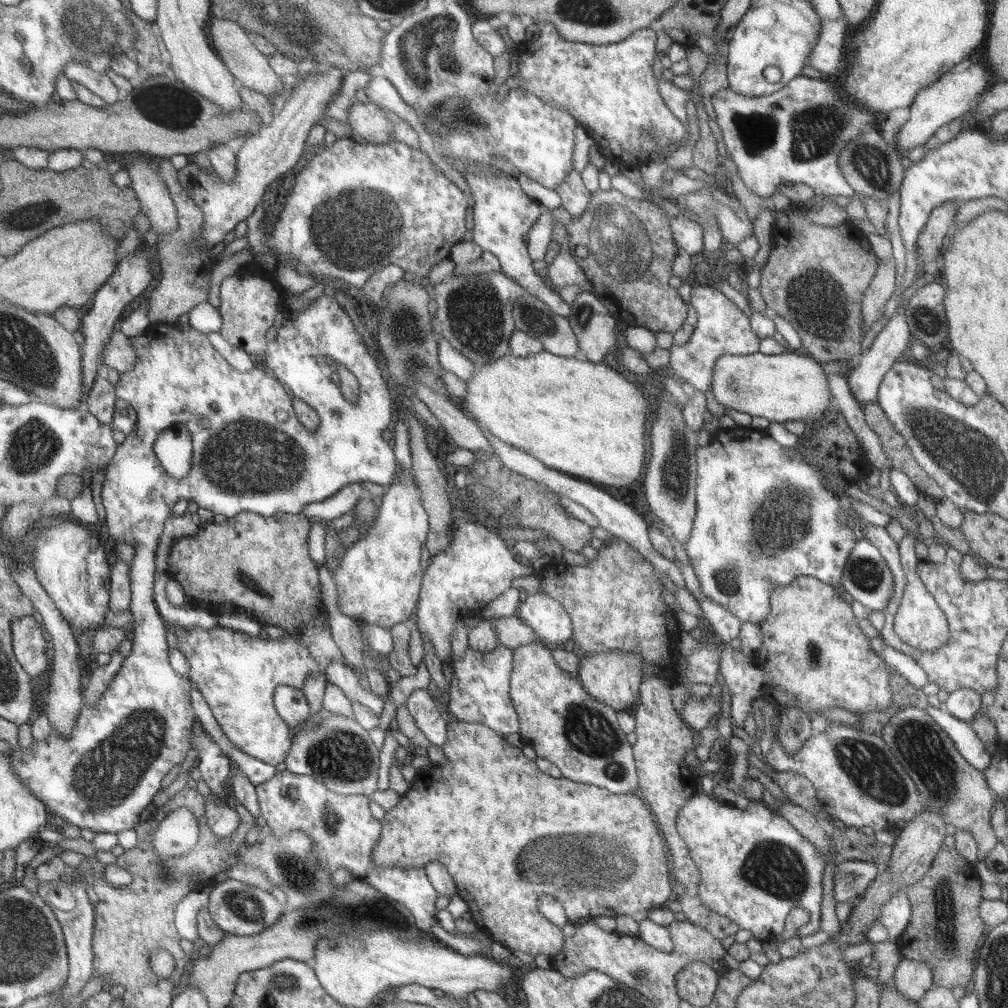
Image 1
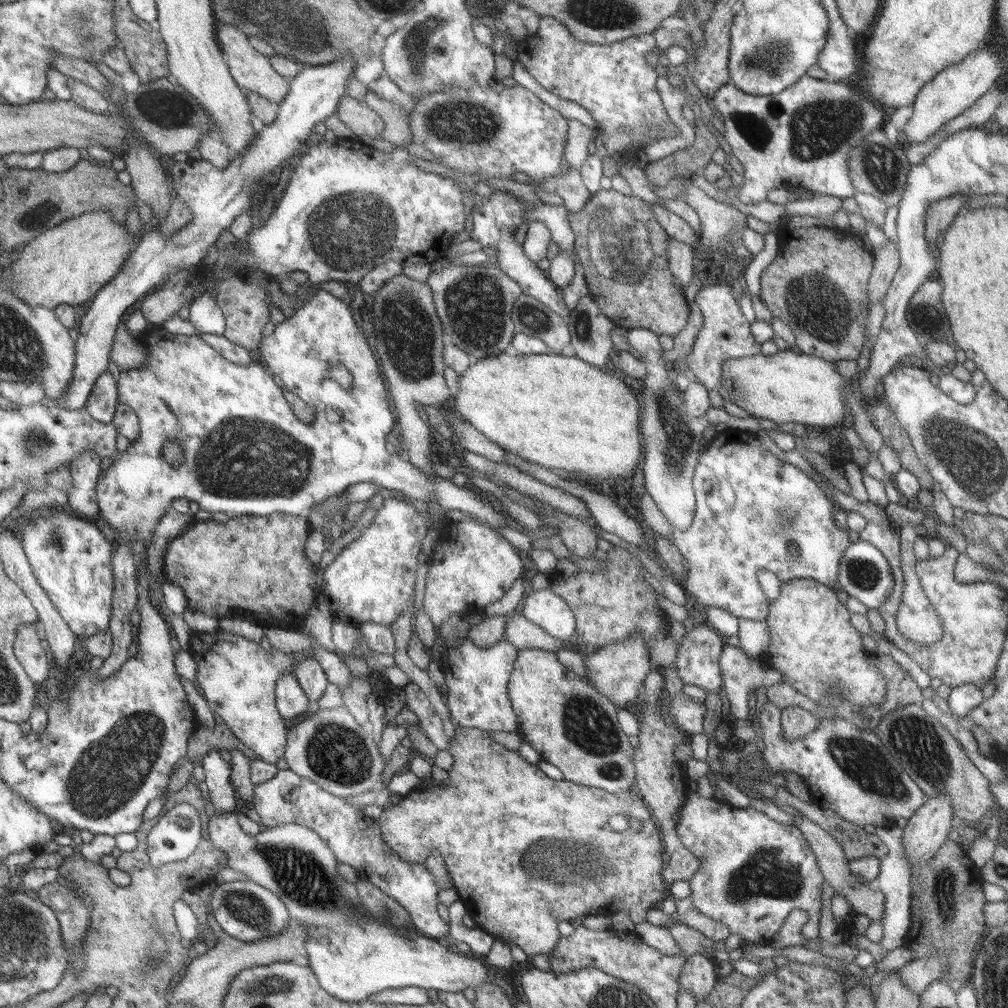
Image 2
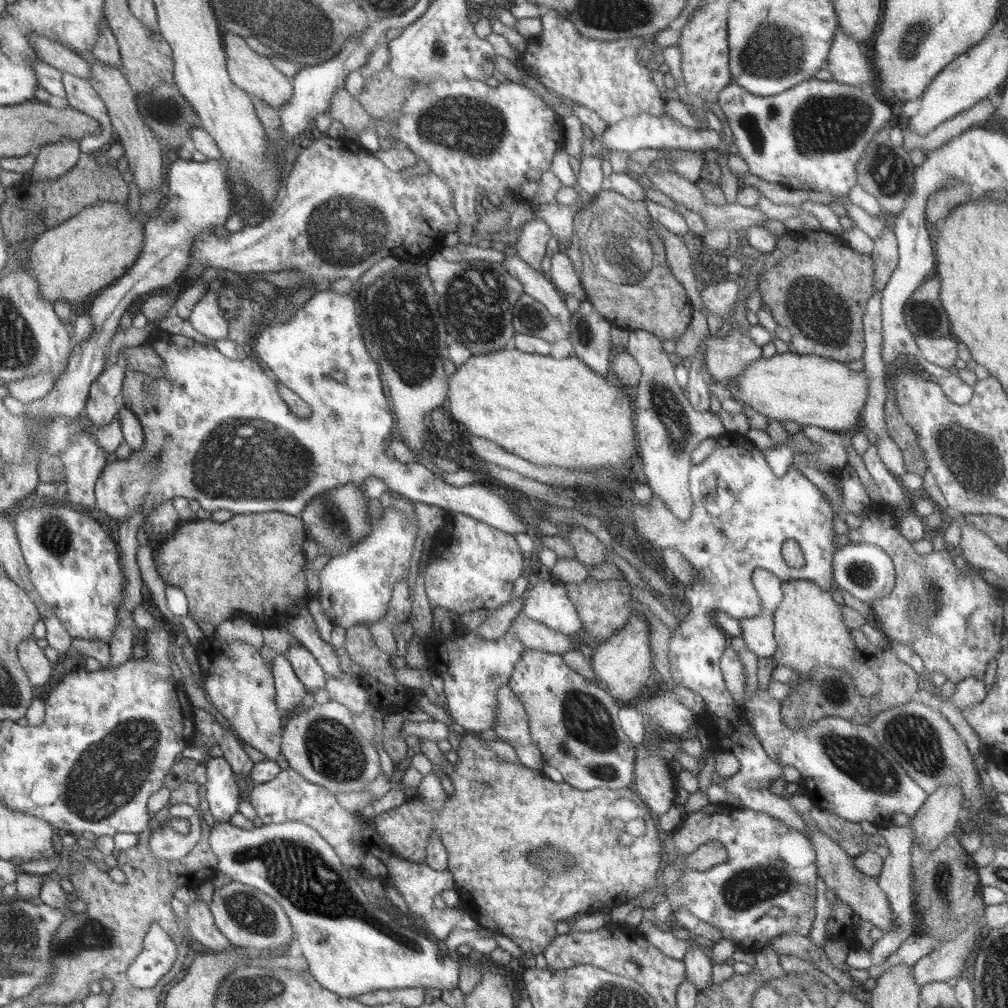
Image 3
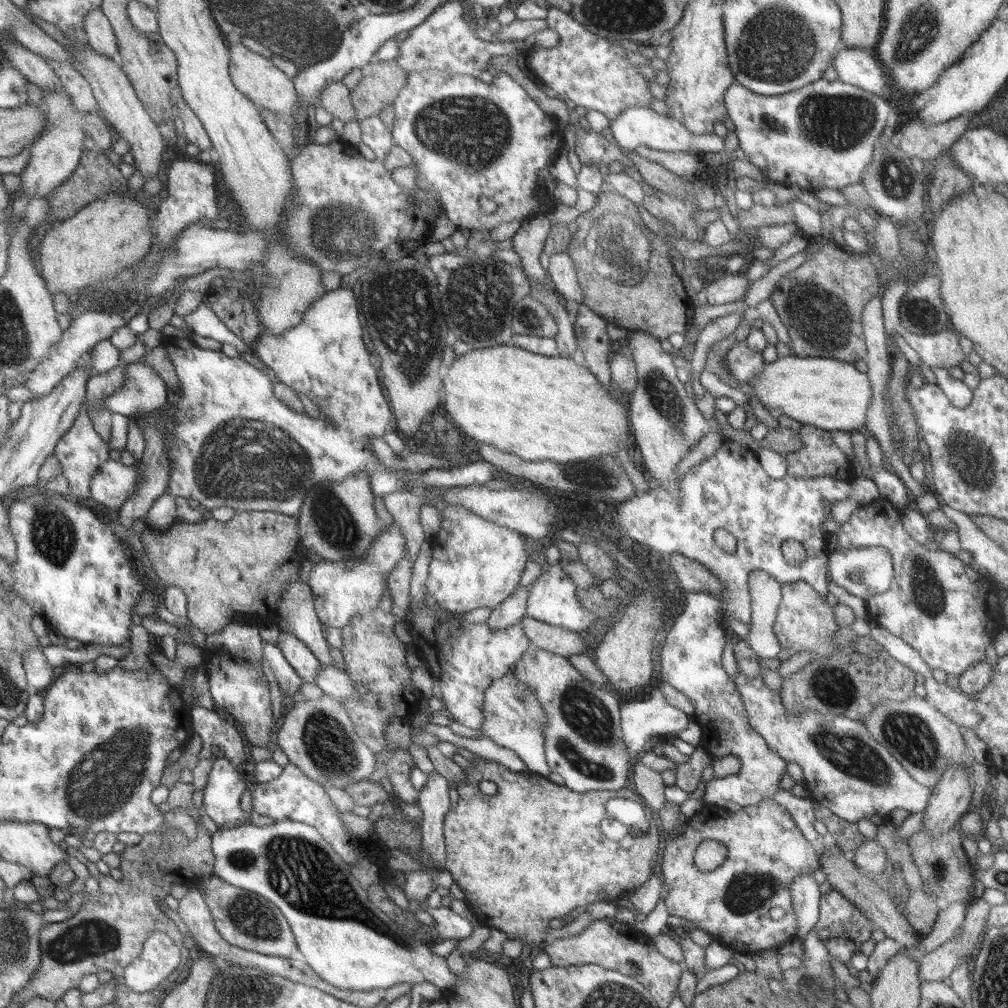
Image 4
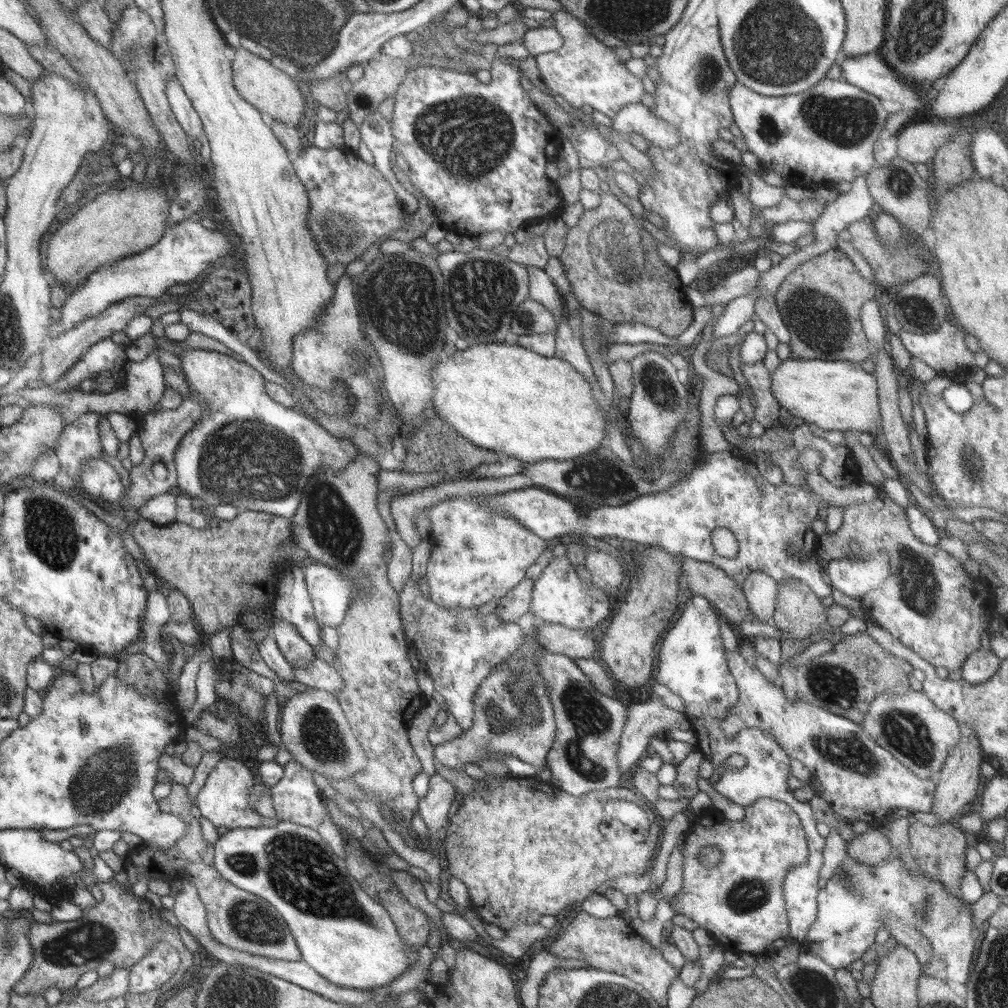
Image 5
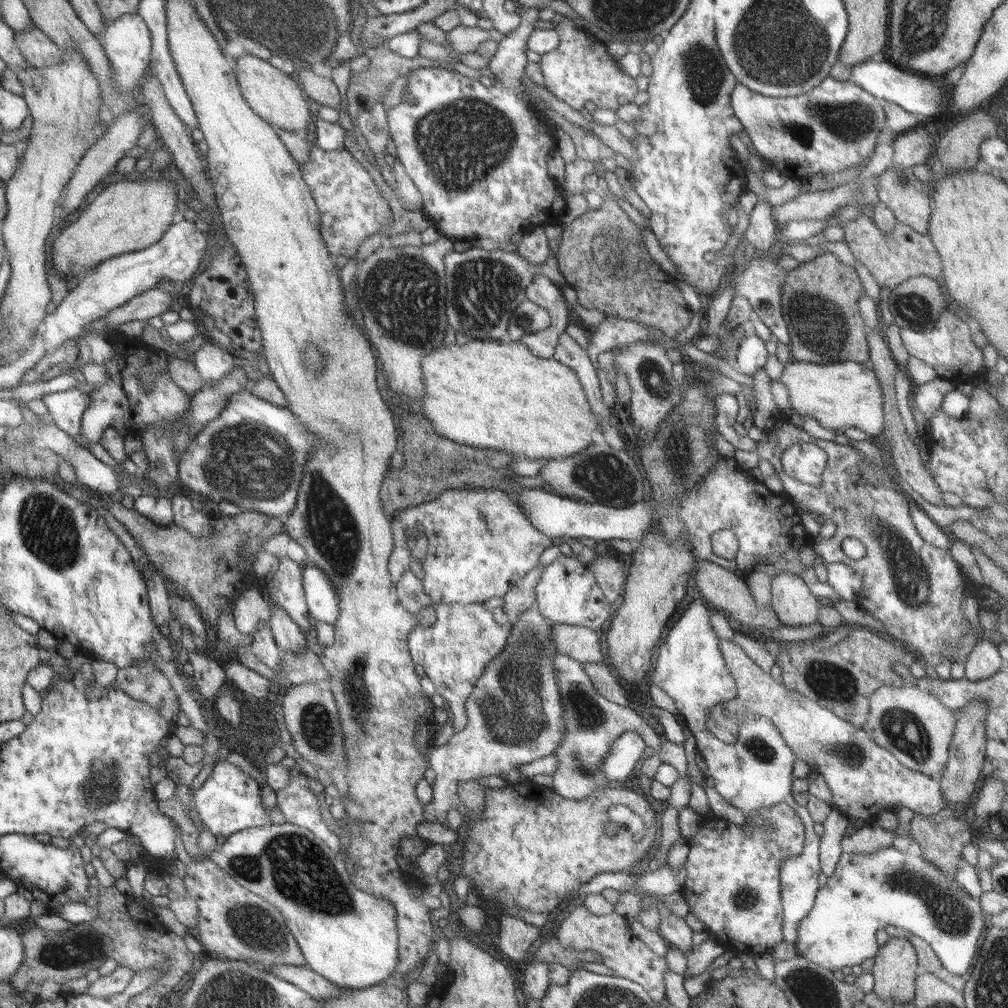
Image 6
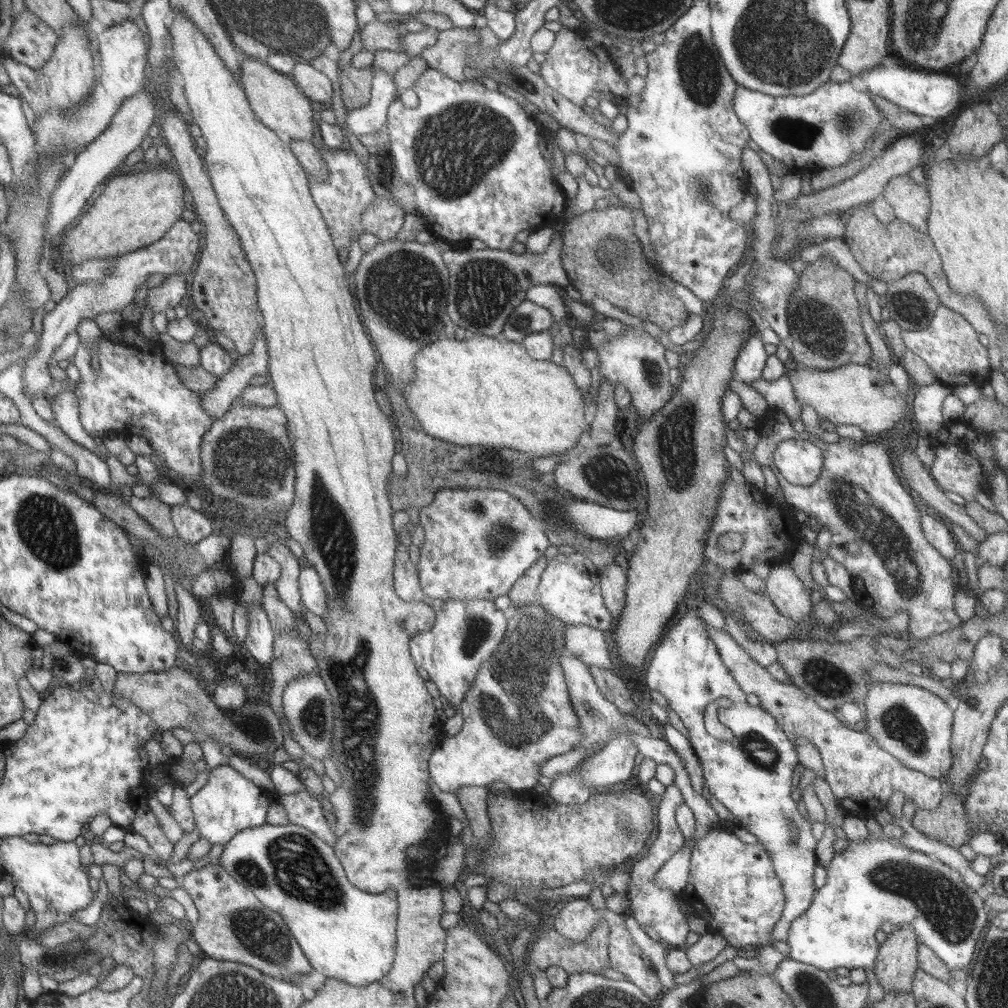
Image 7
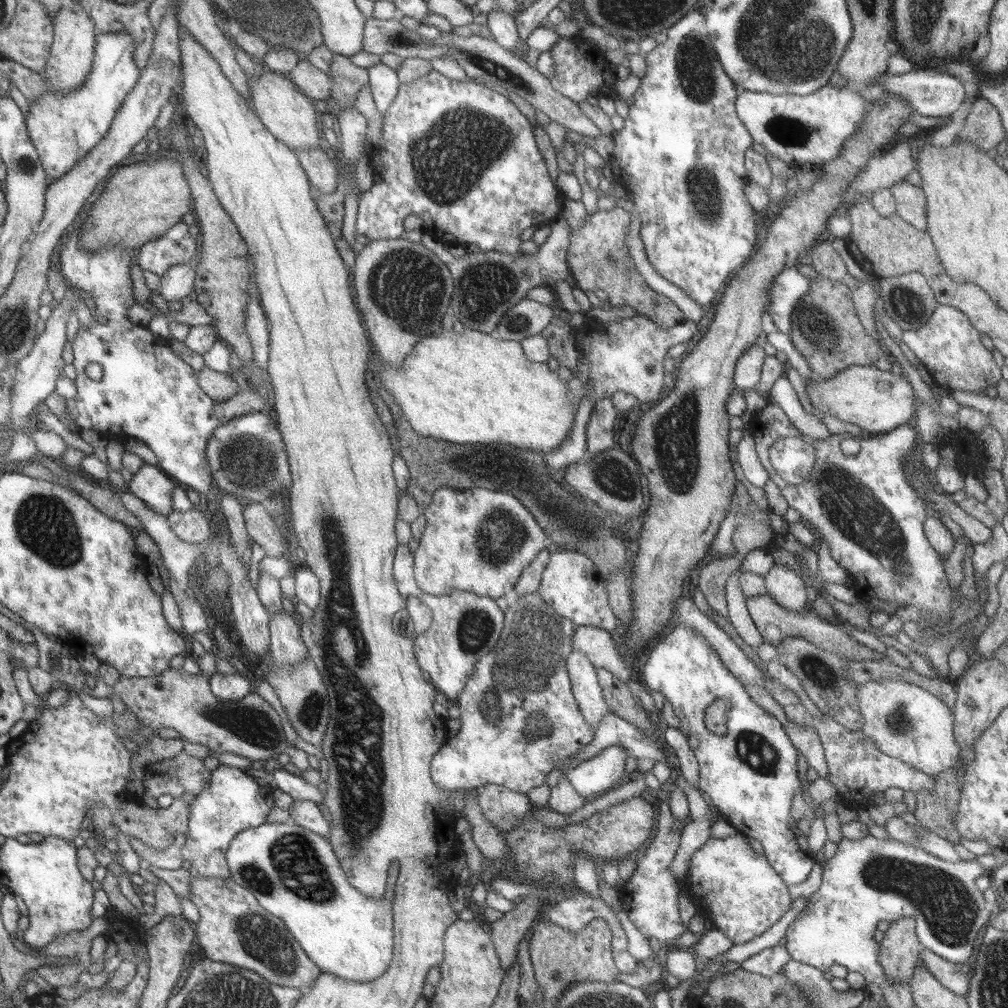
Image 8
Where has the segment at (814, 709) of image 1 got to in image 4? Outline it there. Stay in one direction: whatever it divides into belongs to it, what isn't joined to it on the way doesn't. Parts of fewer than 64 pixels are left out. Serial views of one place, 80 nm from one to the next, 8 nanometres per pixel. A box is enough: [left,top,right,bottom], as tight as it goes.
[773,581,840,662]

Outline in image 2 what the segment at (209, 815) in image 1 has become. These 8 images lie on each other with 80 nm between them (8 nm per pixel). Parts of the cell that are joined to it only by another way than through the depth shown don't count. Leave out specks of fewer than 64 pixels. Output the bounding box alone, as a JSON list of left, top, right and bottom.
[208,813,489,1002]

